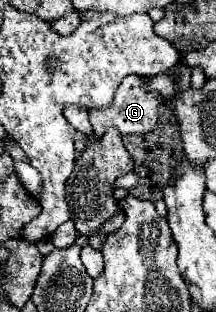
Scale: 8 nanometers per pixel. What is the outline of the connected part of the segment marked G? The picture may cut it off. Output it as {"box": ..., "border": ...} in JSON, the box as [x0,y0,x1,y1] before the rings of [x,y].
{"box":[89,75,161,137],"border":[[[127,75],[119,89],[115,91],[113,103],[105,109],[91,109],[89,111],[89,119],[93,125],[93,131],[97,137],[103,137],[107,133],[107,127],[115,127],[119,129],[119,133],[131,135],[131,133],[147,133],[153,131],[157,125],[157,109],[161,105],[161,97],[157,93],[149,93],[147,89],[143,89],[141,77],[139,75]]]}

